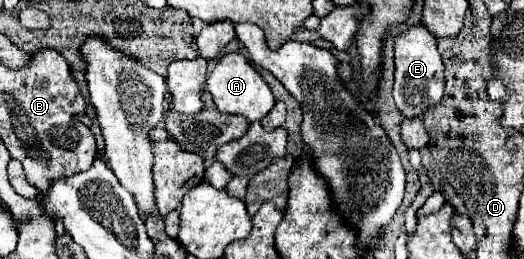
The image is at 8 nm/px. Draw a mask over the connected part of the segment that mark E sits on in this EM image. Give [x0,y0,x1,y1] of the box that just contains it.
[393,25,445,117]

